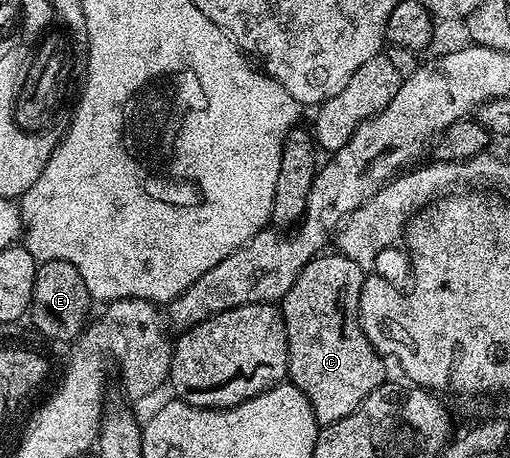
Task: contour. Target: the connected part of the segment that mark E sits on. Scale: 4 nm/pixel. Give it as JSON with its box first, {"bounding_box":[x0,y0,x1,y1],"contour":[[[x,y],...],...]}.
{"bounding_box":[28,261,92,344],"contour":[[[48,261],[38,264],[36,281],[30,298],[28,319],[46,339],[55,339],[58,343],[73,344],[86,329],[91,318],[92,300],[88,293],[88,285],[84,285],[84,277],[76,270],[76,265],[68,265],[68,261]]]}

